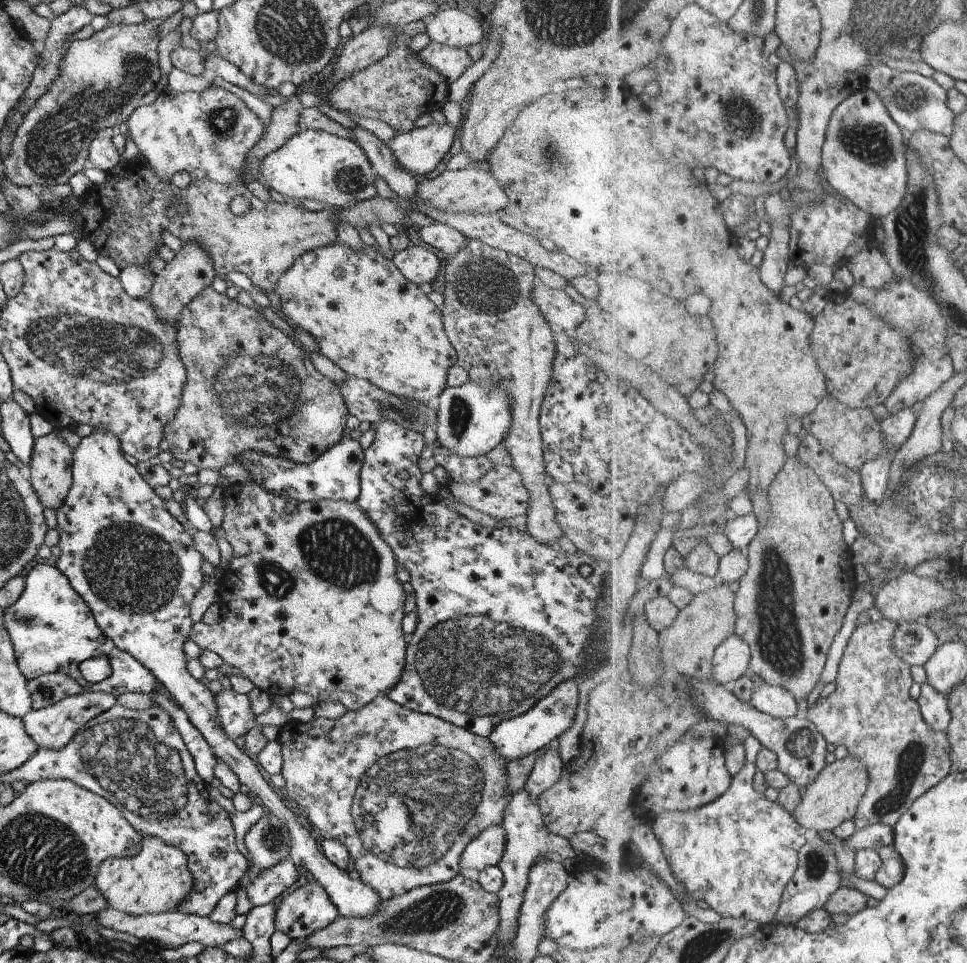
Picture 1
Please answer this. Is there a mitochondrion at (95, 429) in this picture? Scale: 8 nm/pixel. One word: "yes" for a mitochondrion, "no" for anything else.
no

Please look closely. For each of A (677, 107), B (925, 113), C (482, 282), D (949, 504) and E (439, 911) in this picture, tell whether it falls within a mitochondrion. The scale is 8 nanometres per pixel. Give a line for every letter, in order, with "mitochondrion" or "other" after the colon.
A: other
B: mitochondrion
C: mitochondrion
D: mitochondrion
E: mitochondrion

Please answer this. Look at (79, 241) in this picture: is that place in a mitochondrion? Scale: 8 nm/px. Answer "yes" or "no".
no

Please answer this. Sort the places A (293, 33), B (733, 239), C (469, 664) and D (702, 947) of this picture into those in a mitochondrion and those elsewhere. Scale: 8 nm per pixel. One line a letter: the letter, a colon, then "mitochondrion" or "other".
A: mitochondrion
B: other
C: mitochondrion
D: mitochondrion

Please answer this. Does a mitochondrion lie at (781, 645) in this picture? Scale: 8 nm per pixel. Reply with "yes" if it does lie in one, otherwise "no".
yes

